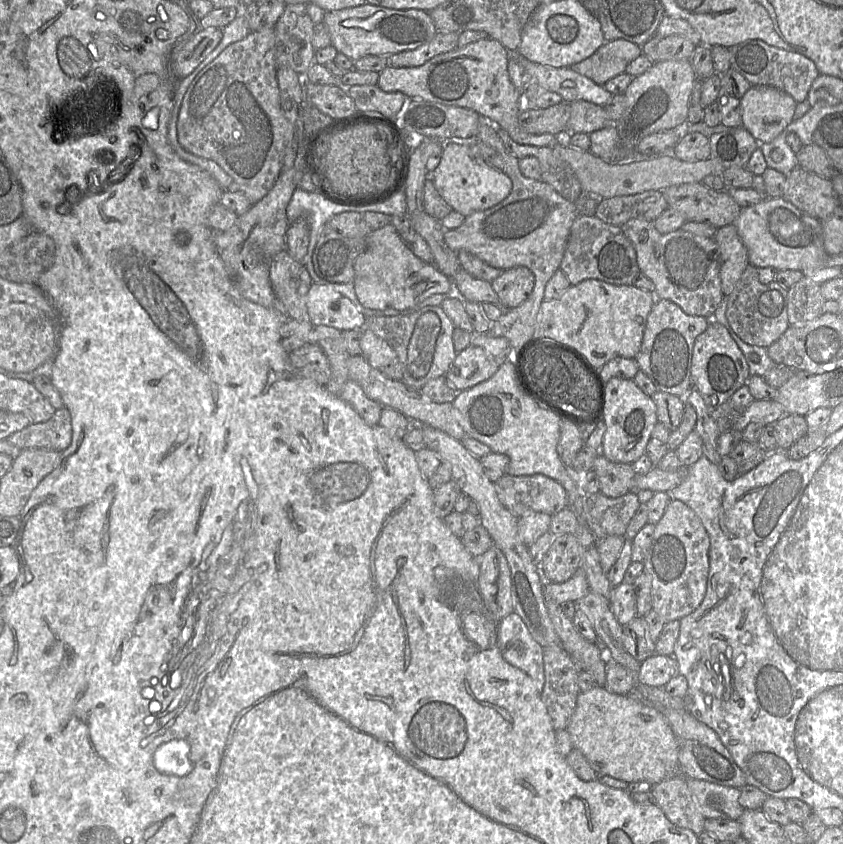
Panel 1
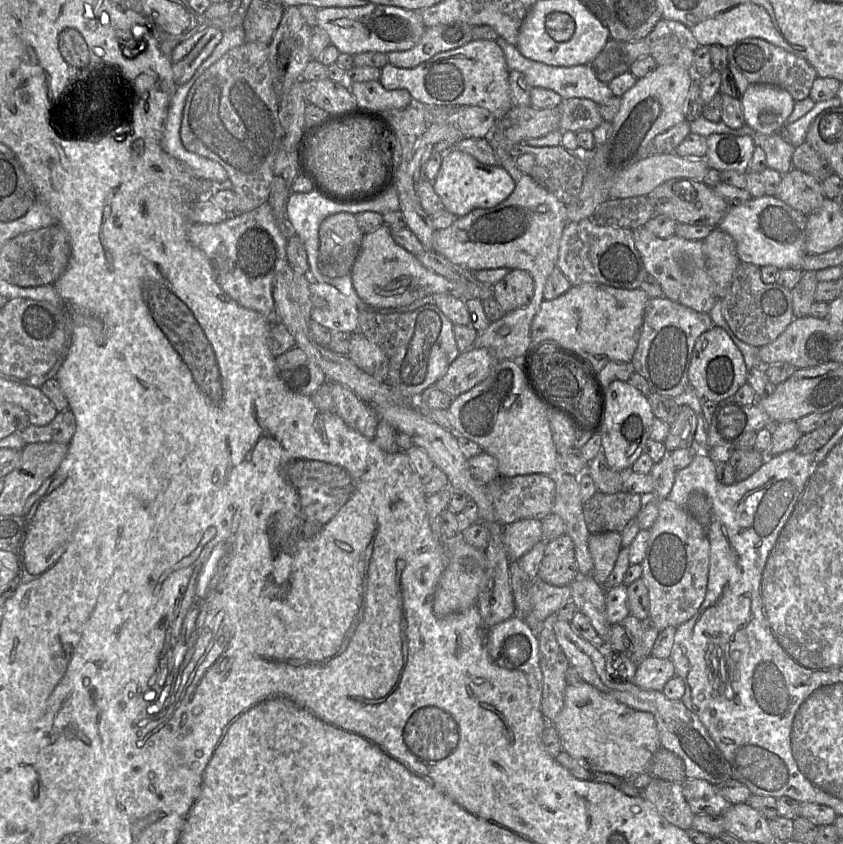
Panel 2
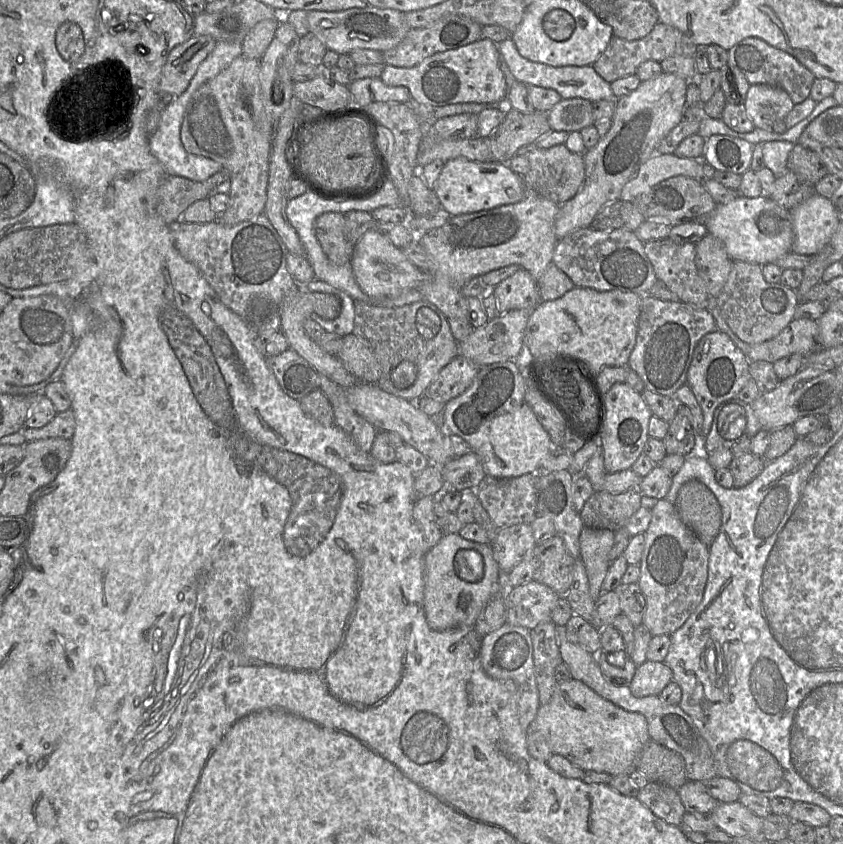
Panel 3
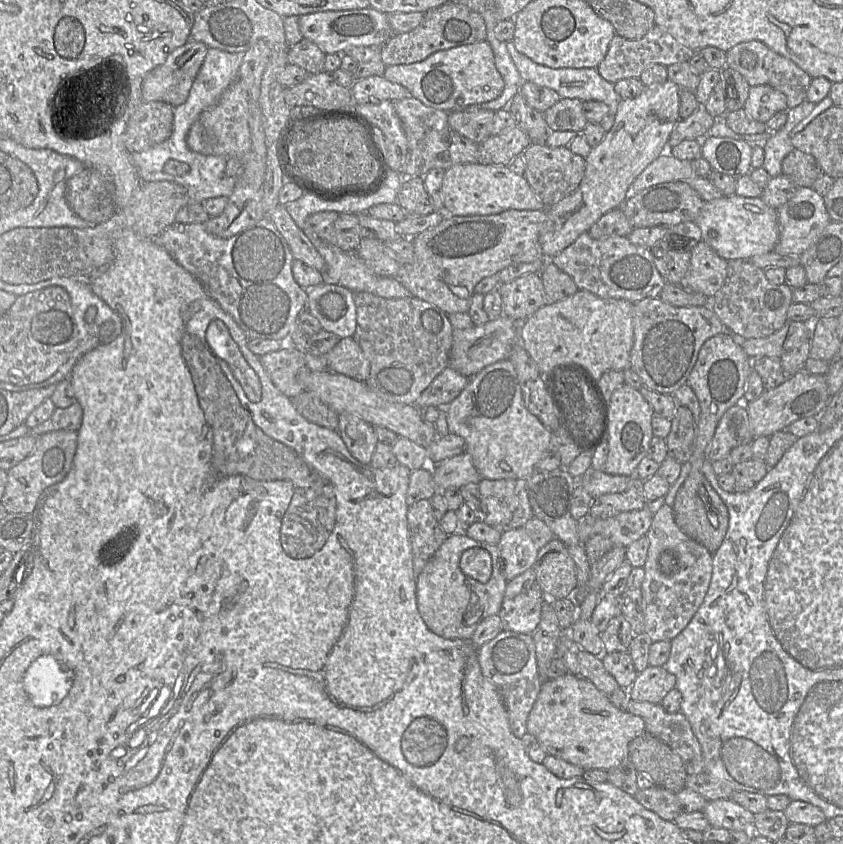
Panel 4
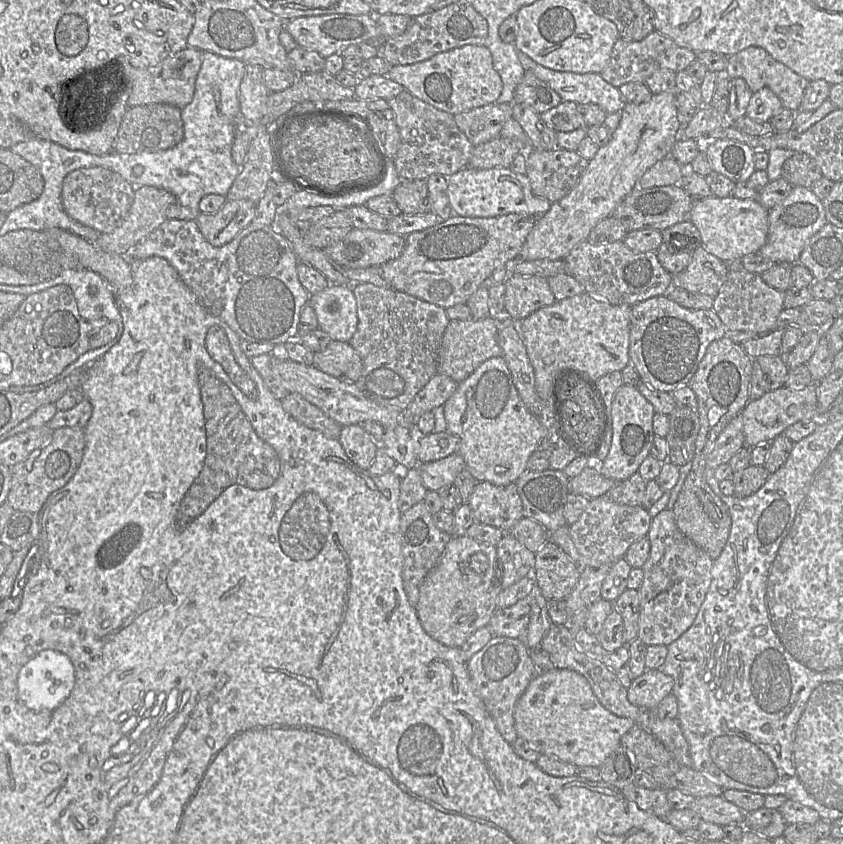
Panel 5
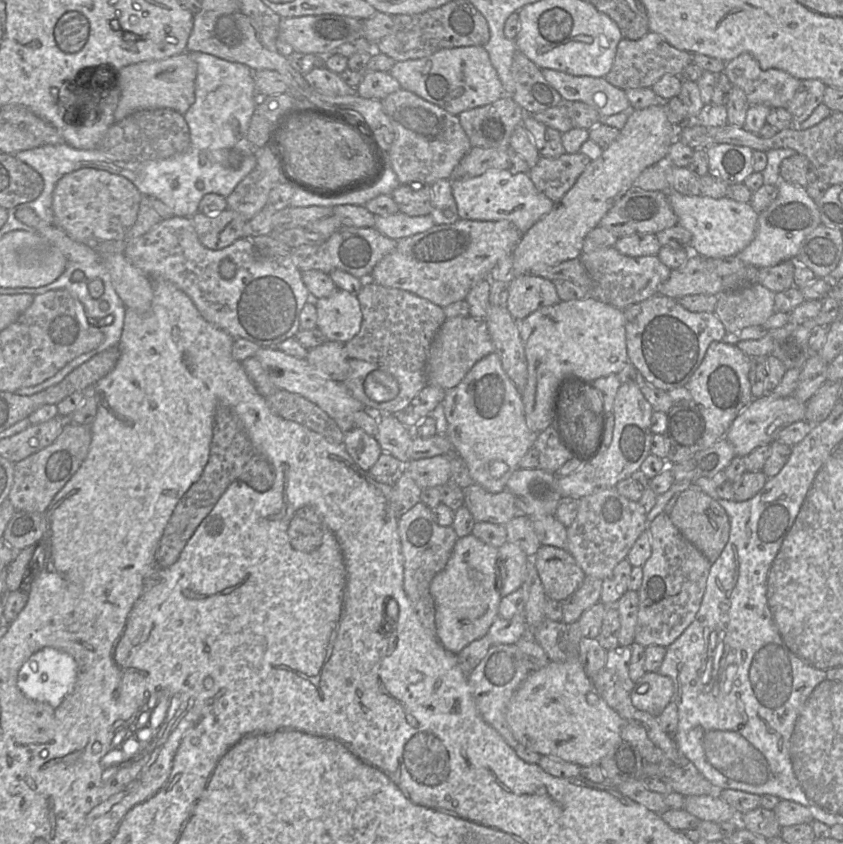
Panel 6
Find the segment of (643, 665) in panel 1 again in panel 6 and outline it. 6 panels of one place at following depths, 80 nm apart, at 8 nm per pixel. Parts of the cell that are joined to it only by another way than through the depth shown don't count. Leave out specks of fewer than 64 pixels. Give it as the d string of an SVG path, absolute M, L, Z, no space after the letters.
M646 672L630 692L632 704L658 717L673 699L673 681L656 672Z

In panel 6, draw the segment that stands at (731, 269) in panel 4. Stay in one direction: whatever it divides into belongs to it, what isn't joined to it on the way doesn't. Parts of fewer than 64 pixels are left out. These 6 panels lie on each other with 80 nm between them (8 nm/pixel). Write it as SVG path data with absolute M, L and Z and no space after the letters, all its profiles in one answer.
M760 283L718 295L714 313L727 333L763 325L775 313L776 293Z

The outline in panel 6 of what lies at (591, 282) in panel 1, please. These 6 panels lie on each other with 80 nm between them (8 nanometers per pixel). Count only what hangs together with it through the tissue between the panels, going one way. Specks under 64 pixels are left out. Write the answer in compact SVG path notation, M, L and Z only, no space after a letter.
M590 296L581 300L561 301L537 309L519 322L519 333L528 365L527 383L520 395L526 423L536 434L541 433L551 424L556 426L557 406L561 383L564 380L579 379L591 384L600 377L618 374L629 362L624 311Z

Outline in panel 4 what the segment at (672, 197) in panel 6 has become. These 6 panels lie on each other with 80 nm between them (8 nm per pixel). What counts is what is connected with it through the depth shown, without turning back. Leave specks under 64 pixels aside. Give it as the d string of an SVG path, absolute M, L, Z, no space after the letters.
M735 193L705 201L695 222L701 229L701 240L727 261L769 253L779 239L777 211L761 197L742 197Z

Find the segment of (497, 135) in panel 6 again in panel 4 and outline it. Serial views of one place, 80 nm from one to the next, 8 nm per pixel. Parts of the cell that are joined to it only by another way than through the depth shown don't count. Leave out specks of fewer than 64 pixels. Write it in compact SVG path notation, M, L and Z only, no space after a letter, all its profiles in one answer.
M472 105L449 112L448 122L455 132L480 144L491 136L494 116L495 111Z

